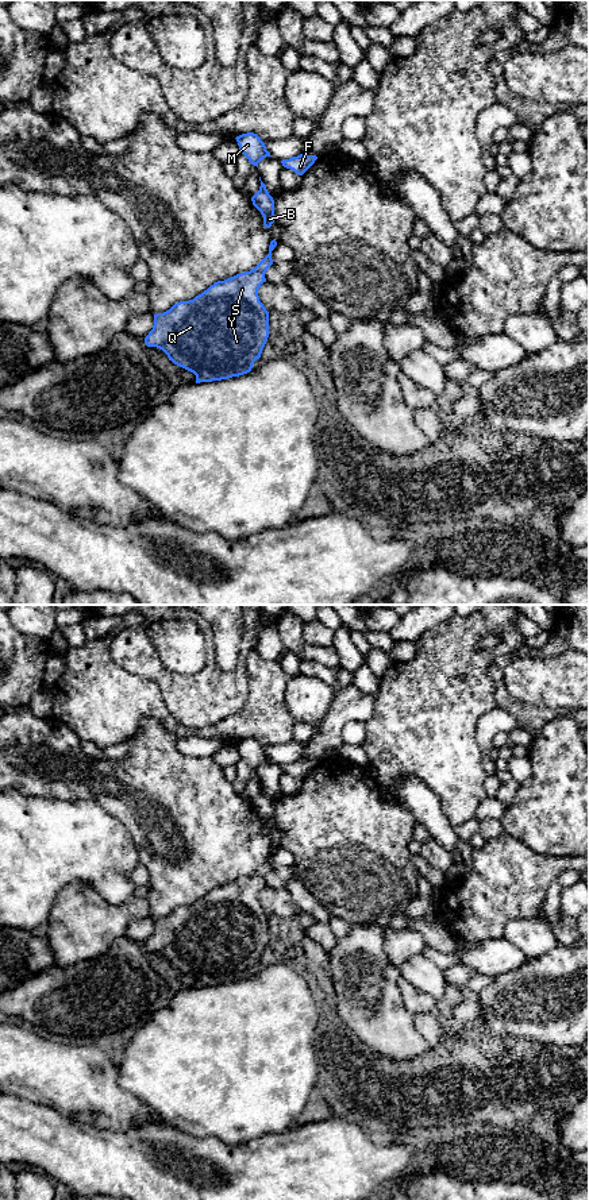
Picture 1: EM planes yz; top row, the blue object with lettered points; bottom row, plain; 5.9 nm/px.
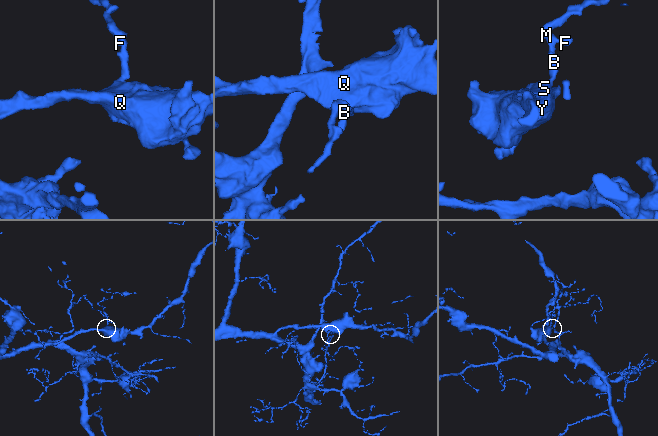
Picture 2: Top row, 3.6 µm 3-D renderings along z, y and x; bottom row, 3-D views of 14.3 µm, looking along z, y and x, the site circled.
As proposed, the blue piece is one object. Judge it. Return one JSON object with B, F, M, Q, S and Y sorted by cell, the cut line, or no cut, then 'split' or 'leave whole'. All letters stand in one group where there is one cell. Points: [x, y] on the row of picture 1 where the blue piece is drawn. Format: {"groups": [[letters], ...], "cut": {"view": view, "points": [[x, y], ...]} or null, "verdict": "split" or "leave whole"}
{"groups": [["B", "F", "M", "Q", "S", "Y"]], "cut": null, "verdict": "leave whole"}

